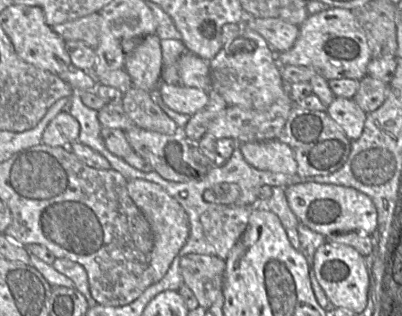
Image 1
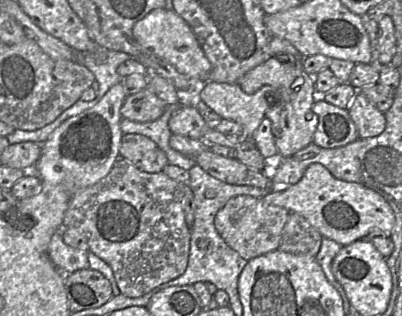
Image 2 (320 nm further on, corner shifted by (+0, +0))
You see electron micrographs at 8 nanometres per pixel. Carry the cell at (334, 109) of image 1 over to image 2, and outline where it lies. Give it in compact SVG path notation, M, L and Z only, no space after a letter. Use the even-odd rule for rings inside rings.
M357 93L350 103L348 112L357 128L359 138L380 135L386 127L386 117L362 93Z

